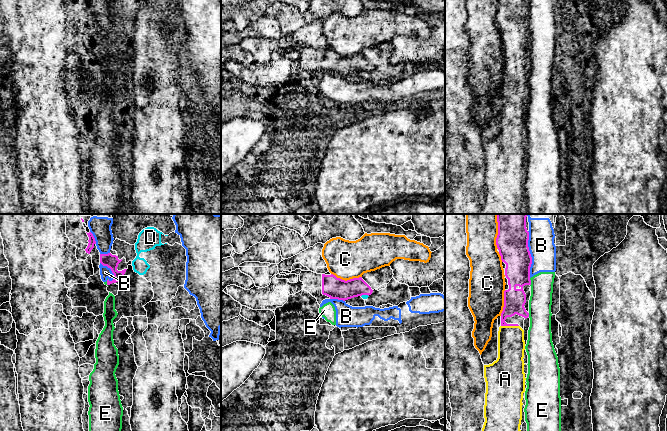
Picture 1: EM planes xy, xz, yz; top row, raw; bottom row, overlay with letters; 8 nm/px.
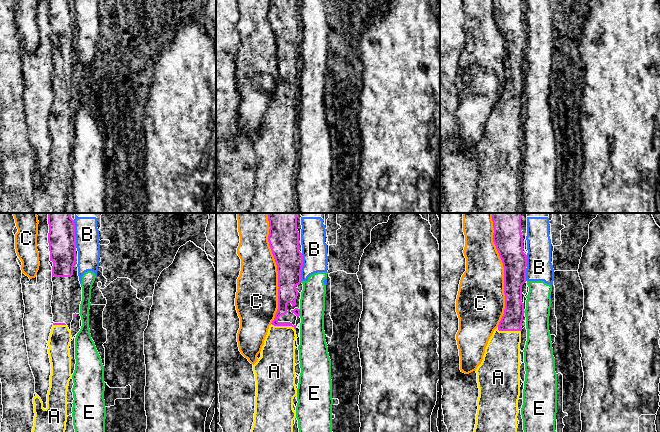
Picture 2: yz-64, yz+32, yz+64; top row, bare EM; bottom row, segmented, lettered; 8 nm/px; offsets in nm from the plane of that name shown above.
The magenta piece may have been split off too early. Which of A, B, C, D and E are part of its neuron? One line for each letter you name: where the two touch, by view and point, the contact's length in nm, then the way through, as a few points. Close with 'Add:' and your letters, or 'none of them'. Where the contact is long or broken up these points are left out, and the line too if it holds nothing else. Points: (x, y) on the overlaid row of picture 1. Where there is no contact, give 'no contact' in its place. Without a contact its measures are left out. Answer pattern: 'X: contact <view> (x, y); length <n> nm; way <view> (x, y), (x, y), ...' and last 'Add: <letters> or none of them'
A: contact yz (510, 325); length 140 nm; way yz (514, 299), (503, 316), (510, 325), (511, 345)
Add: A

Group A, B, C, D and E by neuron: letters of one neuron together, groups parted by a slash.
A / B E / C / D

